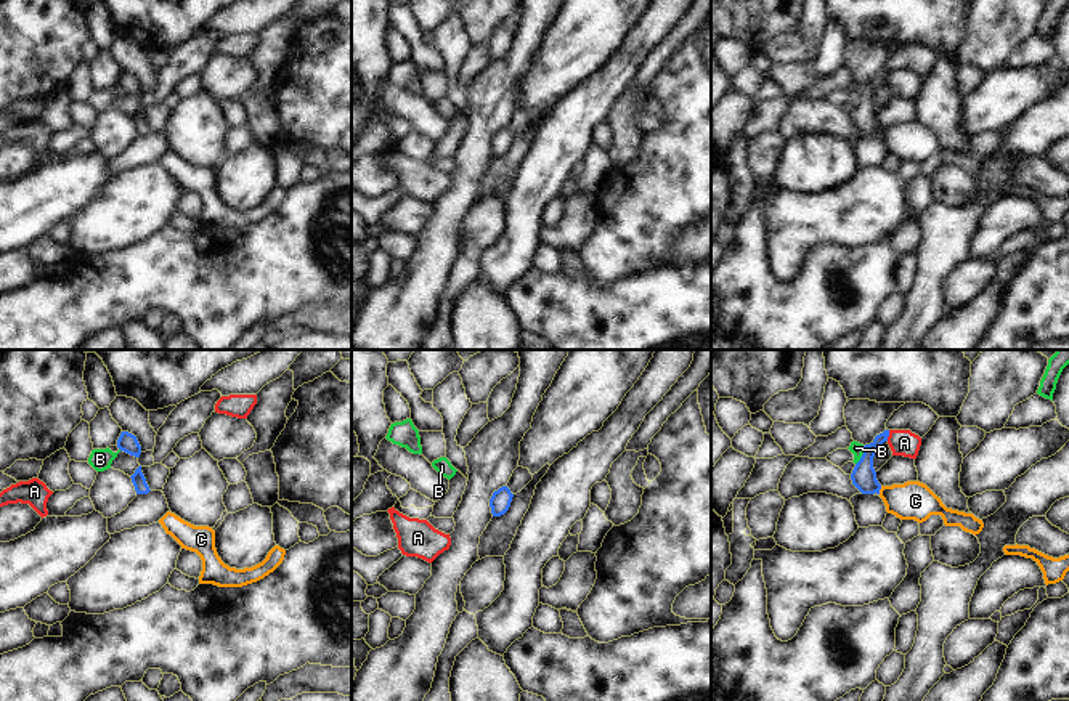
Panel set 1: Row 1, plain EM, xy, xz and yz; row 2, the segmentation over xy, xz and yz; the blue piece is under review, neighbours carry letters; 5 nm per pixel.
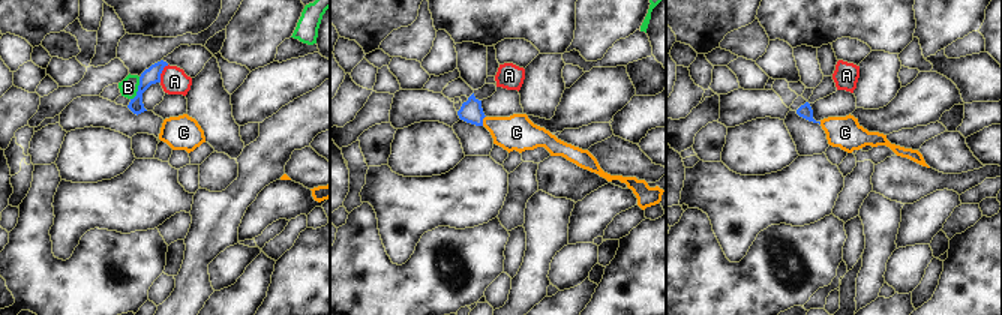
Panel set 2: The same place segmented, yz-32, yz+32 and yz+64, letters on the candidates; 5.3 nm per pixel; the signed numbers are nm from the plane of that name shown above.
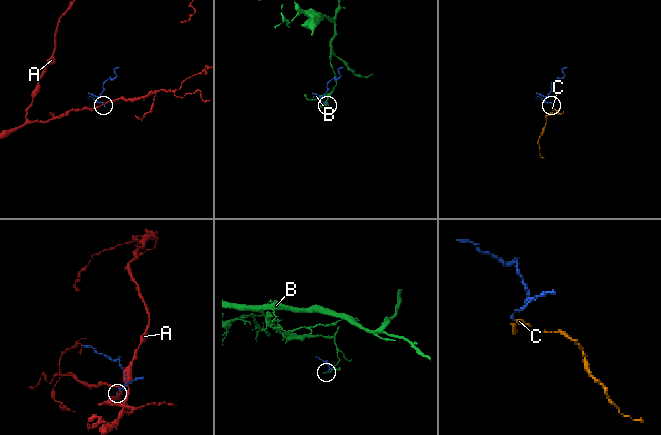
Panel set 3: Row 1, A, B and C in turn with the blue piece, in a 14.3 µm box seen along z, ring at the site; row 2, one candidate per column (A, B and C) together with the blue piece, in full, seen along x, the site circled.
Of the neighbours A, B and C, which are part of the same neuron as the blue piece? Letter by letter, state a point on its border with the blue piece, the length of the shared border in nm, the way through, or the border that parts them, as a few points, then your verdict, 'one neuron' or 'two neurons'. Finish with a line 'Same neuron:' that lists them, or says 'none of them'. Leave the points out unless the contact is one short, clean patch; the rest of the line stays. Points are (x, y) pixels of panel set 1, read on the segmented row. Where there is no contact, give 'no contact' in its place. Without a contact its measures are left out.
A: contact yz (888, 435); length 60 nm; border yz (890, 430), (886, 440); two neurons
B: contact yz (862, 456); length 100 nm; two neurons
C: contact yz (880, 488); length 40 nm; way yz (864, 477), (880, 488), (902, 501), (915, 501); one neuron
Same neuron: C

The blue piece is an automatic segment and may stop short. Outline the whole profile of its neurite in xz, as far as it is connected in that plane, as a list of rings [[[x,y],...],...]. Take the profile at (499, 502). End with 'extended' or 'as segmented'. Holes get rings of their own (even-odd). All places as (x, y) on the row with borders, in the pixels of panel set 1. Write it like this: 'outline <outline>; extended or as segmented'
outline [[[502,486],[498,491],[494,491],[490,499],[490,507],[491,507],[493,517],[504,515],[510,507],[512,497],[514,497],[514,494],[510,492],[510,489],[507,486]]]; as segmented

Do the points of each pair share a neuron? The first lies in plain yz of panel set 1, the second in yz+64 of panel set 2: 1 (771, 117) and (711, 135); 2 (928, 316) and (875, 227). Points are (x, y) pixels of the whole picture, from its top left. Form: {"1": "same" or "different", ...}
{"1": "different", "2": "same"}

